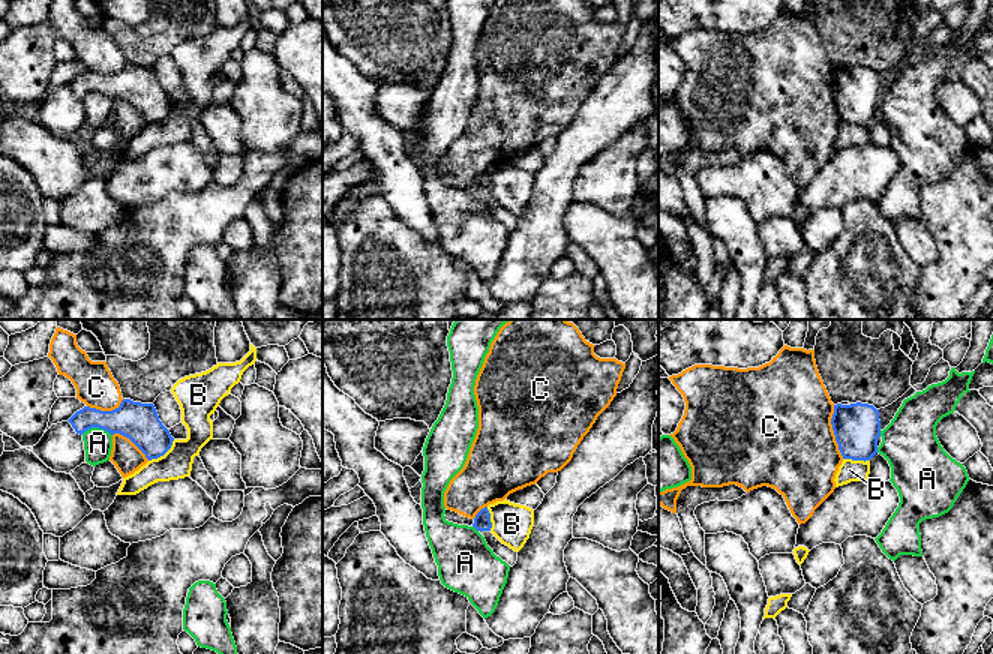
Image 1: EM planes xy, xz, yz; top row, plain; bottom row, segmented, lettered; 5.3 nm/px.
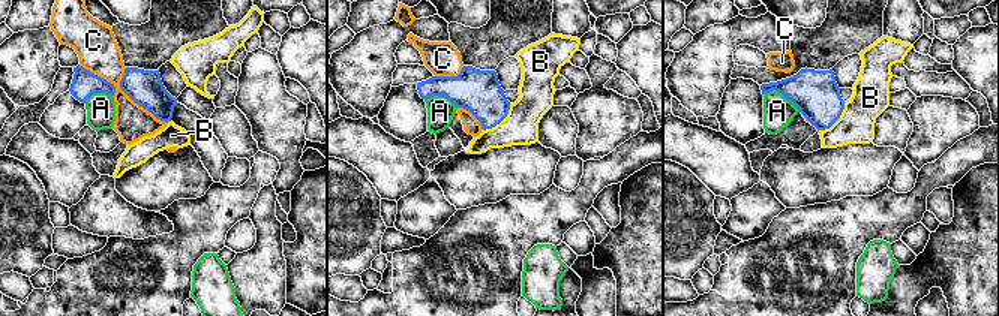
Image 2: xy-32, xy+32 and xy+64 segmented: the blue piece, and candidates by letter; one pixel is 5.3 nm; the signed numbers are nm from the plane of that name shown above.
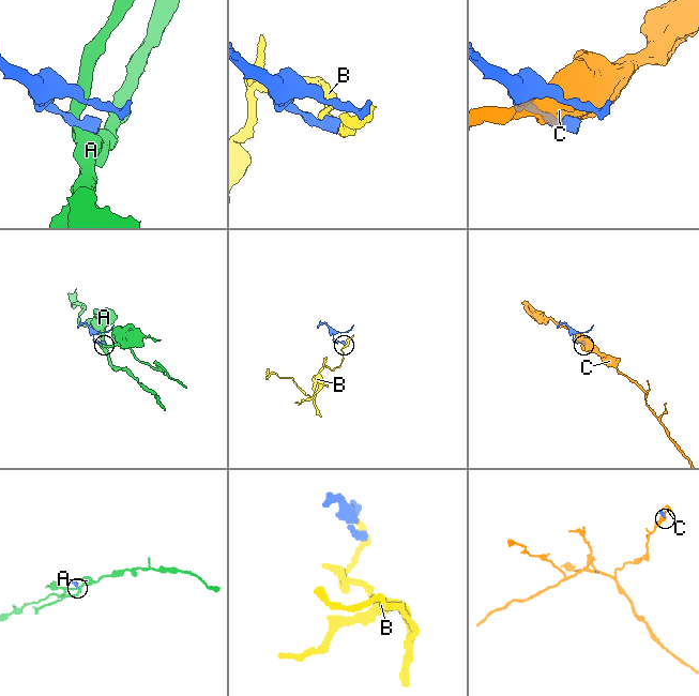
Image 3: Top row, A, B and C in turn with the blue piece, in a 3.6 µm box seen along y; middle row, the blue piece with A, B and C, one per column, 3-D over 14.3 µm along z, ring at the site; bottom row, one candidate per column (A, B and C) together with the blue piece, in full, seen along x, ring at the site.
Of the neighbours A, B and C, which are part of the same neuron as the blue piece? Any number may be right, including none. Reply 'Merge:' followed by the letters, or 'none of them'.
Merge: none of them

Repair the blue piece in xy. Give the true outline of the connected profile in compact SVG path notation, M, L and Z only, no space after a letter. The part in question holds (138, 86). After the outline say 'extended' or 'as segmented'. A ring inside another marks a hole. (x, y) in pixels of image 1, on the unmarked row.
M123 63L112 75L100 75L84 70L68 84L76 98L82 99L92 92L99 92L111 99L120 98L129 102L148 124L164 120L174 102L159 84L153 68Z; as segmented

